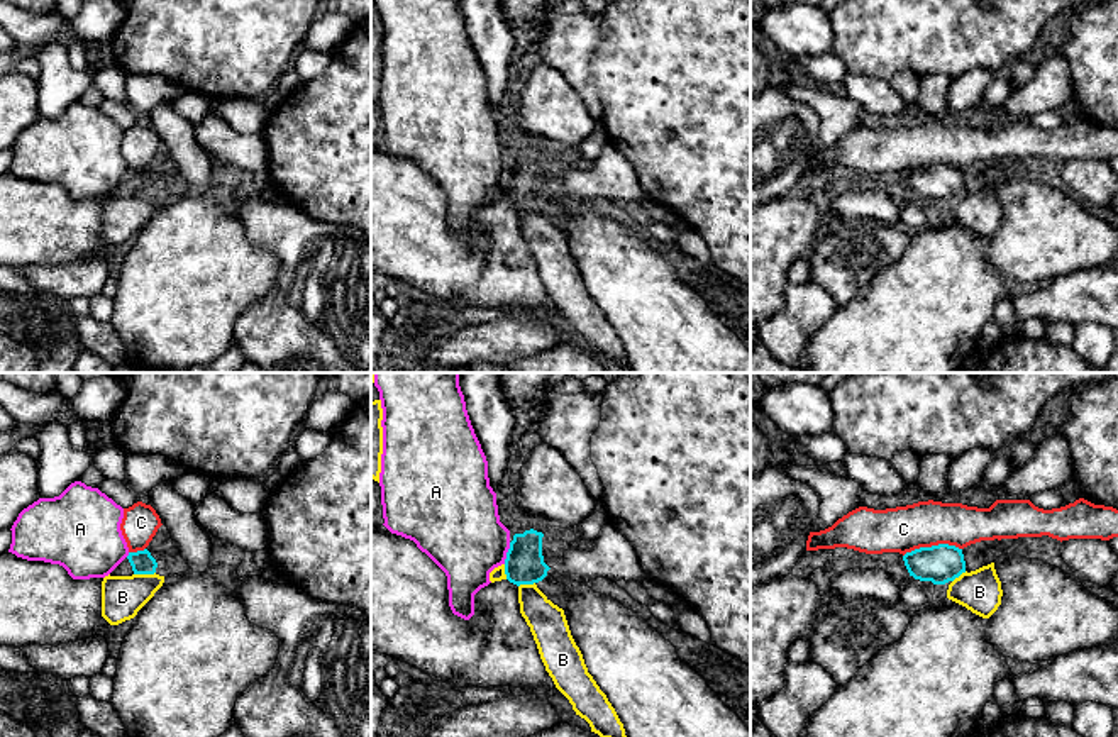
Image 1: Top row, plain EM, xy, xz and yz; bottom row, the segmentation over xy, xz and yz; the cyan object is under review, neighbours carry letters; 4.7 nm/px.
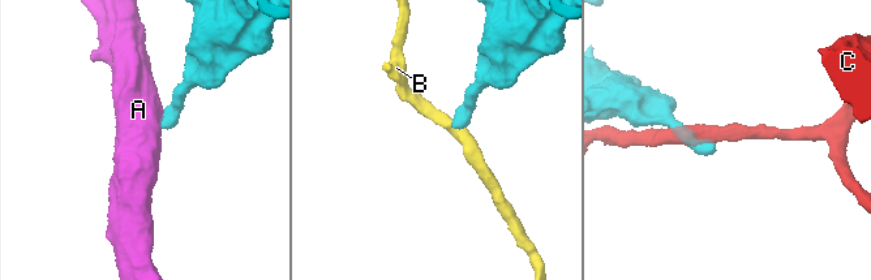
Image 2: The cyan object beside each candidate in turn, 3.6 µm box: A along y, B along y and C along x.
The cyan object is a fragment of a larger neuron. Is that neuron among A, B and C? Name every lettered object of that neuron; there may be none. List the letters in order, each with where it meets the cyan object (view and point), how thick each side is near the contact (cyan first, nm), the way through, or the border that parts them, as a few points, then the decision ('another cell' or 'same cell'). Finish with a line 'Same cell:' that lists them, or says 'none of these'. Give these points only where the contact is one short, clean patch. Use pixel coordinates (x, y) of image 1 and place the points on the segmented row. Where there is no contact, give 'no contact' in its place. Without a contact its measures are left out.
A: xz (507, 553) | 190/380 nm | along xz (510, 543), (503, 563) | another cell
B: xy (144, 573) | 110/200 nm | along xy (154, 571), (134, 575) | another cell
C: yz (932, 546) | 180/220 nm | another cell
Same cell: none of these

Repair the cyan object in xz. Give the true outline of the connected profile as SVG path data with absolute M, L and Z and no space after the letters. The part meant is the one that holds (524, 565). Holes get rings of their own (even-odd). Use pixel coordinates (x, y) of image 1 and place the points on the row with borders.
M385 525L371 527L371 649L420 669L434 681L454 683L457 688L510 686L532 695L556 690L518 603L518 586L542 581L551 569L544 562L542 537L544 534L534 529L513 535L505 559L506 578L481 588L474 595L474 615L464 620L449 607L446 573L413 540L391 534Z

